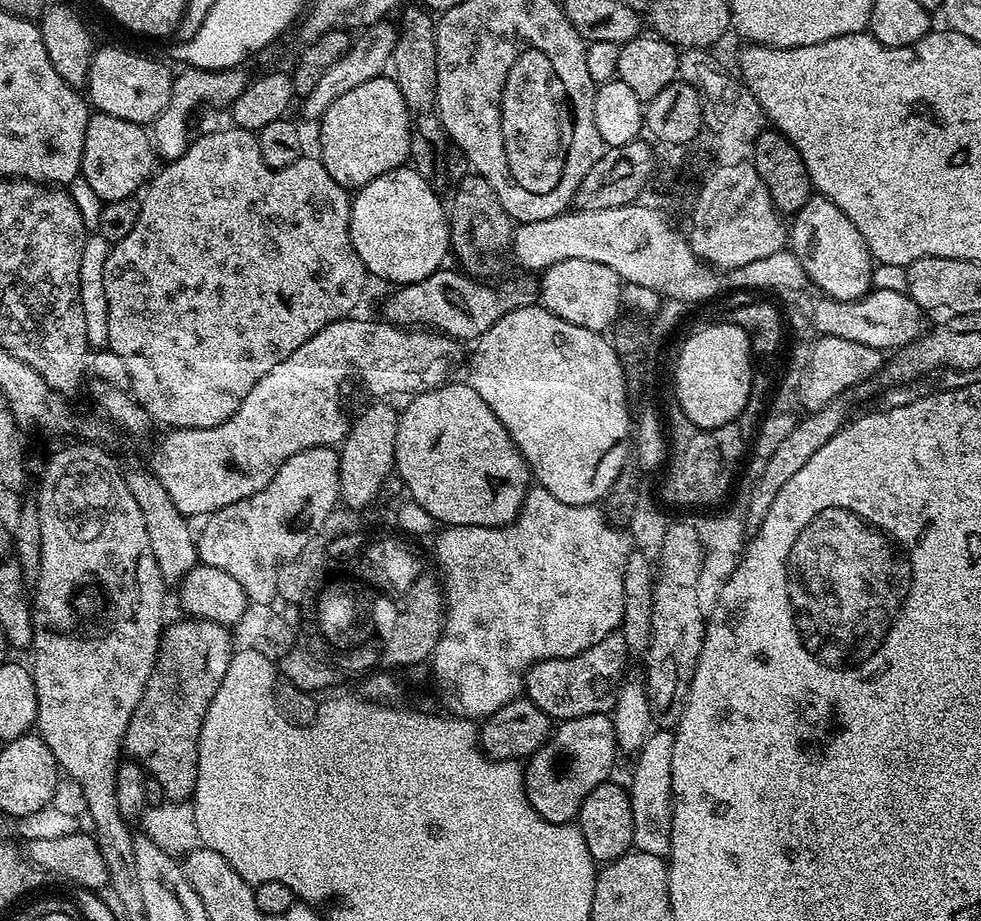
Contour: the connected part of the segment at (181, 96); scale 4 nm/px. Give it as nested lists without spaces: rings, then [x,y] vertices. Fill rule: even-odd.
[[[240,66],[223,70],[185,67],[184,72],[175,73],[170,102],[166,102],[166,110],[158,114],[158,118],[150,128],[154,151],[161,161],[177,160],[186,151],[190,143],[188,123],[203,104],[213,104],[216,108],[227,109],[236,101],[238,94],[246,90],[250,79],[249,73],[244,73],[244,70]]]

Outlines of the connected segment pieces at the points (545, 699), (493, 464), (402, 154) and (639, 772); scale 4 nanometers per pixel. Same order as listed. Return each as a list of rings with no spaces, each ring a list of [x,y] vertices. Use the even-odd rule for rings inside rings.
[[[615,631],[602,638],[602,642],[582,650],[577,656],[539,660],[524,676],[523,691],[527,700],[534,702],[538,710],[556,722],[599,712],[608,714],[616,707],[616,694],[626,676],[624,658],[626,659],[624,640],[621,633]]]
[[[443,384],[429,387],[432,388],[429,392],[418,393],[405,406],[404,412],[402,408],[399,413],[400,469],[404,471],[404,476],[408,476],[408,493],[419,507],[426,509],[432,520],[441,520],[441,525],[502,528],[519,514],[524,497],[530,491],[528,463],[517,450],[506,426],[498,422],[494,410],[480,404],[480,398],[471,384]]]
[[[383,74],[349,90],[330,103],[323,117],[318,121],[320,127],[320,152],[318,158],[326,166],[330,178],[349,190],[359,190],[374,178],[403,168],[409,163],[412,150],[412,126],[408,119],[408,107],[398,90],[395,79]]]
[[[652,730],[644,745],[635,753],[636,769],[632,772],[630,795],[634,818],[635,851],[667,857],[672,850],[672,763],[675,731]]]

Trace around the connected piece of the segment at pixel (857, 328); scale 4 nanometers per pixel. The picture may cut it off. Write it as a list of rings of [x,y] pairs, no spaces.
[[[878,288],[869,291],[868,295],[860,300],[820,298],[820,301],[810,308],[813,330],[820,336],[847,338],[849,342],[862,342],[862,346],[874,346],[881,350],[905,348],[910,342],[924,335],[926,313],[913,302],[907,291],[895,292],[892,288]]]

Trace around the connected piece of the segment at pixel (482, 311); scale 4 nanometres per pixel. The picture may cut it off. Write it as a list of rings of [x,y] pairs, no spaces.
[[[441,270],[427,276],[425,280],[397,287],[396,293],[384,304],[383,319],[402,328],[427,326],[432,330],[443,330],[453,338],[476,338],[490,326],[494,326],[494,322],[501,320],[507,312],[537,303],[538,284],[535,279],[508,280],[497,288],[491,288],[488,285],[491,283],[456,272]]]

